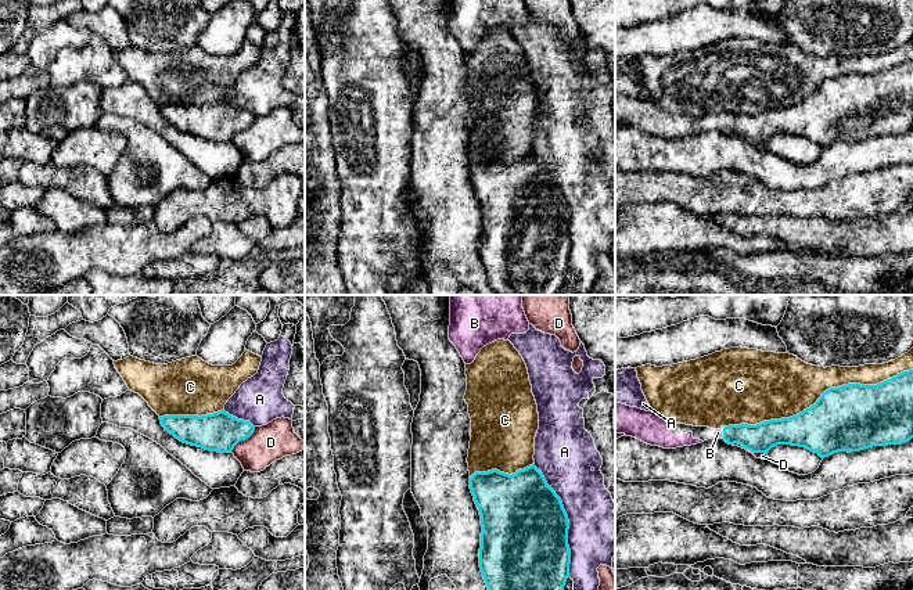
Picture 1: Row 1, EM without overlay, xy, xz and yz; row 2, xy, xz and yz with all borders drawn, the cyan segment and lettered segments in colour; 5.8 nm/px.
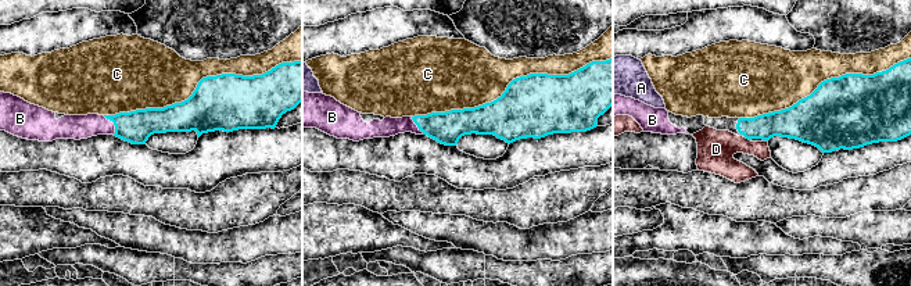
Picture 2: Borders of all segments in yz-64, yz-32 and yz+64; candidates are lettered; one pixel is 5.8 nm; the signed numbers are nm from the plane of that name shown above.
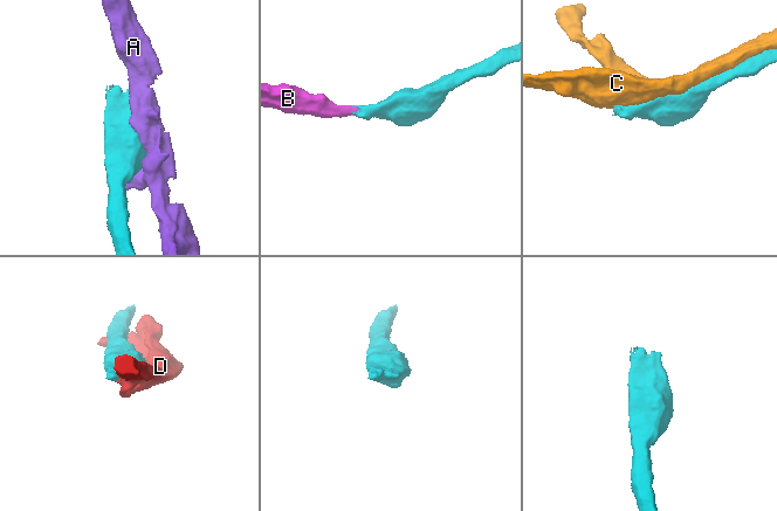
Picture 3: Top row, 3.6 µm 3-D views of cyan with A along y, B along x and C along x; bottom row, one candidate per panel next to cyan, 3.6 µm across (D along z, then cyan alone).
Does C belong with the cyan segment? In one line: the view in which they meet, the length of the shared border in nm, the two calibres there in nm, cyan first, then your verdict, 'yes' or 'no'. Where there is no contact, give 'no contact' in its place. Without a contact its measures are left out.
yz | 1150 nm | 380/380 nm | no

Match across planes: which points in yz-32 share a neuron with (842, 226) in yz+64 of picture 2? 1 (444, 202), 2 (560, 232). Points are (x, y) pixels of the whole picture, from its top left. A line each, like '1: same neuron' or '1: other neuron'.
1: other neuron
2: same neuron

